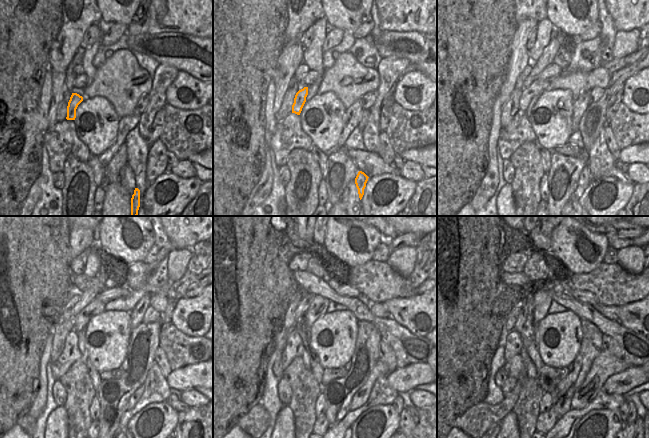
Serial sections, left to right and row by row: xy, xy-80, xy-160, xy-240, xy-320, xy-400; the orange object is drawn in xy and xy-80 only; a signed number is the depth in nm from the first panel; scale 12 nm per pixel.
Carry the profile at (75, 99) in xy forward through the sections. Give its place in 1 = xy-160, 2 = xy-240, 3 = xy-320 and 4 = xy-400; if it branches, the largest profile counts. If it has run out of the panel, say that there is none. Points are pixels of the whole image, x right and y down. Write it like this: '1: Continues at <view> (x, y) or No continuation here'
1: Continues at xy-160 (538, 86)
2: Continues at xy-240 (96, 307)
3: Continues at xy-320 (318, 307)
4: Continues at xy-400 (542, 300)

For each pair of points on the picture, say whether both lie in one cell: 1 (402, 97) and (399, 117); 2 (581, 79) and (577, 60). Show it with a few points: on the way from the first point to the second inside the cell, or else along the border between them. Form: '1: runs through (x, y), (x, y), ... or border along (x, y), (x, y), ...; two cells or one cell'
1: border along (395, 102), (408, 110), (424, 111); two cells
2: border along (594, 68), (590, 71), (563, 71); two cells

